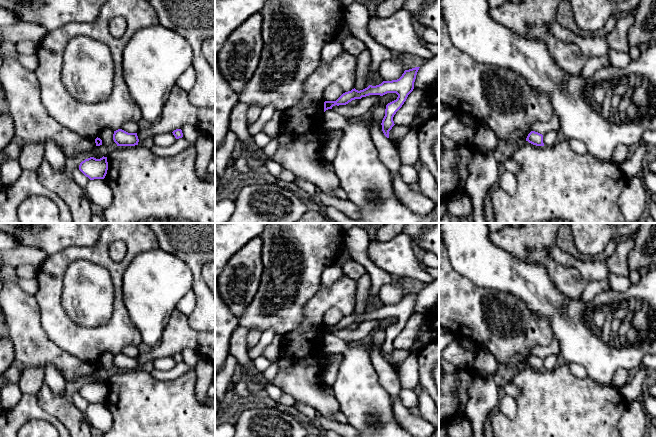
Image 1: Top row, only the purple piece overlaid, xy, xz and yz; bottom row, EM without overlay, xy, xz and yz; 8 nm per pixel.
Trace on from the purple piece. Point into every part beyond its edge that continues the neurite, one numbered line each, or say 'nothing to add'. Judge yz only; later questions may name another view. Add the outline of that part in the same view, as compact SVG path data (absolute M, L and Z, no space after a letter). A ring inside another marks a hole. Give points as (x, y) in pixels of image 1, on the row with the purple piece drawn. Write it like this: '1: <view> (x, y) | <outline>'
nothing to add

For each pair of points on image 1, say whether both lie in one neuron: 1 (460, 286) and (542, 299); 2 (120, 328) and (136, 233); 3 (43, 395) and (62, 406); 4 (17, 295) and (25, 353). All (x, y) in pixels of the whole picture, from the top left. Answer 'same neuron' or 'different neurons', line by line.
1: different neurons
2: same neuron
3: same neuron
4: same neuron

